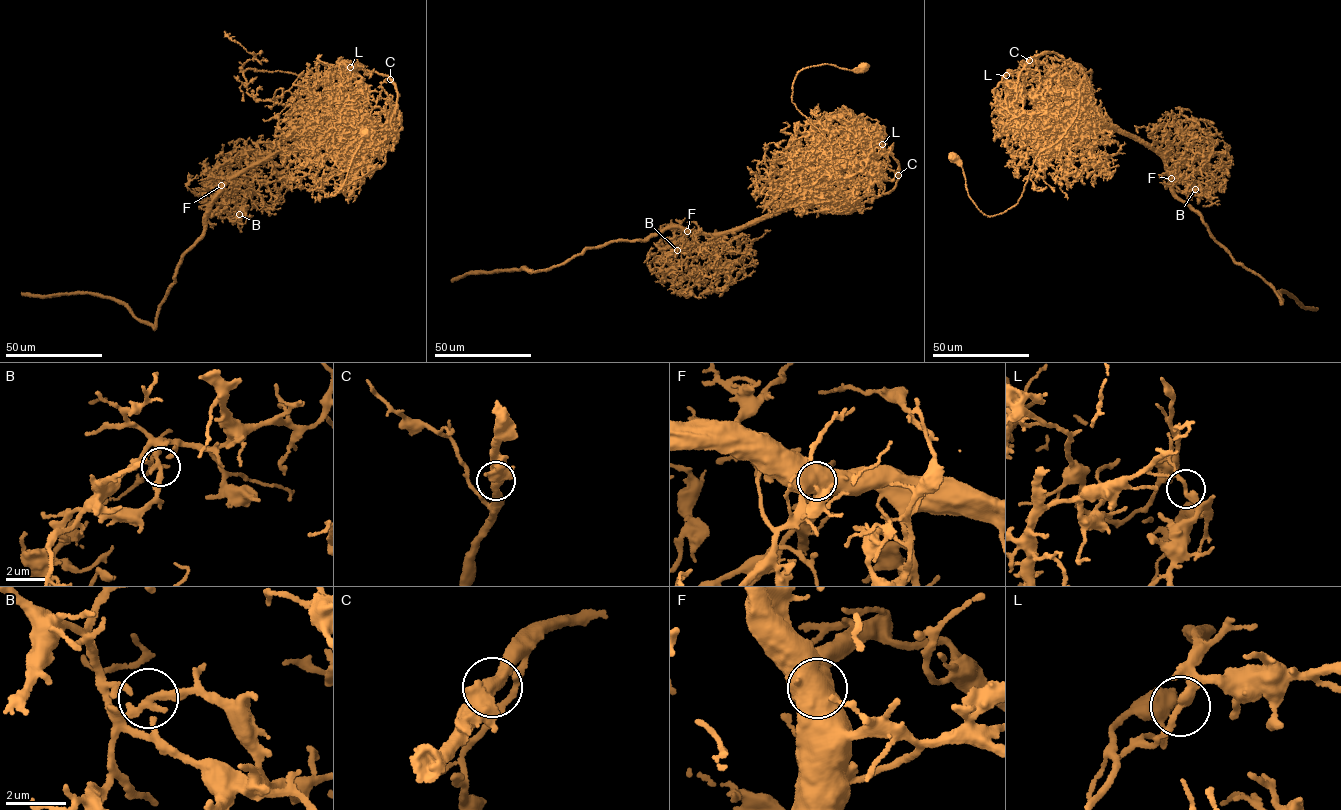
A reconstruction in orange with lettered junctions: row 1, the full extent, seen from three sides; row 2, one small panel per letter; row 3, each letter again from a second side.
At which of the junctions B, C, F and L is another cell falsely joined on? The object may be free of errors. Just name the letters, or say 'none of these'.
L

